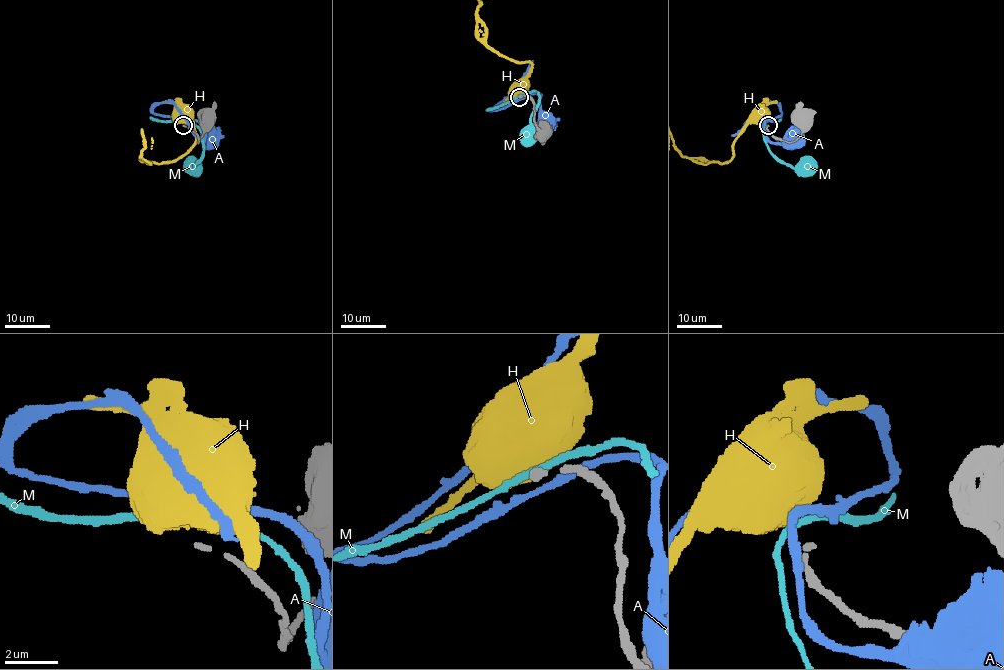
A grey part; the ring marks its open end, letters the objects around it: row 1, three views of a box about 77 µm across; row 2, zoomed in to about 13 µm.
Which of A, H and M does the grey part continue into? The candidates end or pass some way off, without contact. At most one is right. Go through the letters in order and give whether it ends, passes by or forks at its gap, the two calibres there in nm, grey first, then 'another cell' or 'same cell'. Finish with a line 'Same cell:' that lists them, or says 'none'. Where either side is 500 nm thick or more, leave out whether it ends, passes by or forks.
A: it passes by; calibres 200 and 280 nm; another cell
H: calibres 200 and 800 nm; another cell
M: it passes by; calibres 200 and 240 nm; another cell
Same cell: none

